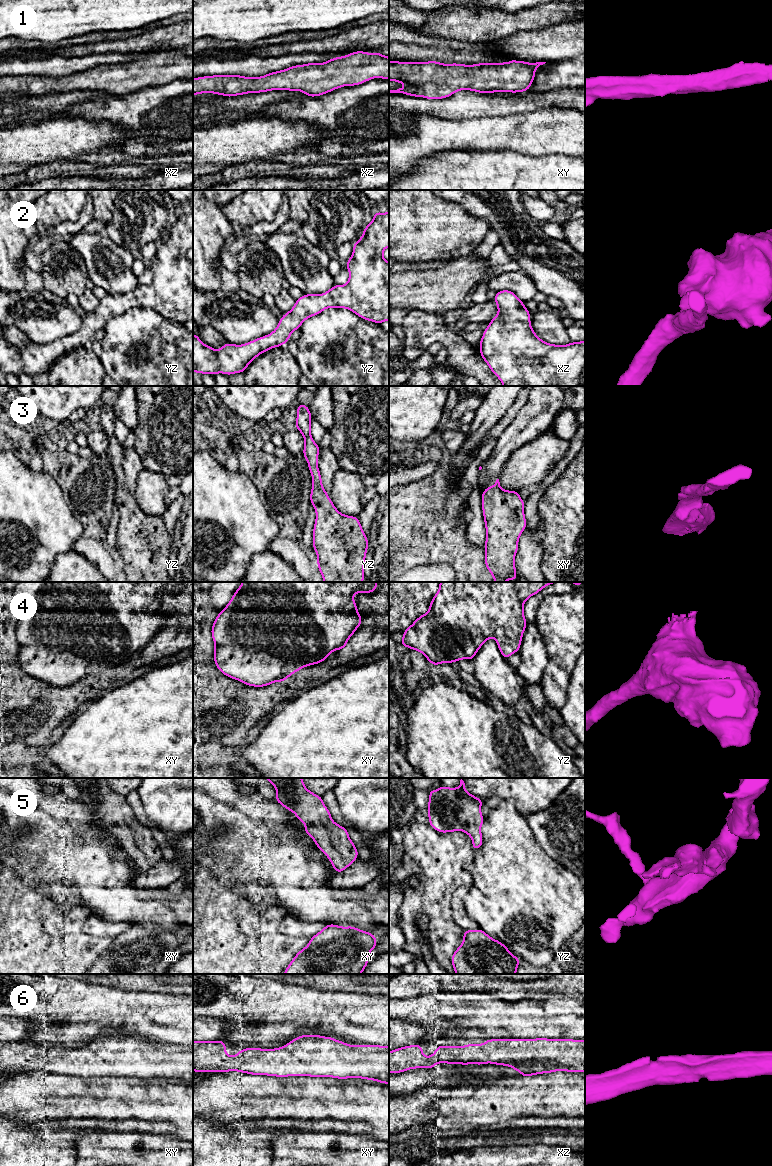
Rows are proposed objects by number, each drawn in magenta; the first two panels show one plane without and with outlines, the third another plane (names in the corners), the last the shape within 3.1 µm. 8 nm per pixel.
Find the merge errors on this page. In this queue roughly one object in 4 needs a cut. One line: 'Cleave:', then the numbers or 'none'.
Cleave: none

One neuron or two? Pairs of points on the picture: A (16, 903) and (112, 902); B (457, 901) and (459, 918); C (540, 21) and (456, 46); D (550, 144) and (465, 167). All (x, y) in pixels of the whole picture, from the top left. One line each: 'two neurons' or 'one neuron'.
A: two neurons
B: one neuron
C: two neurons
D: two neurons

